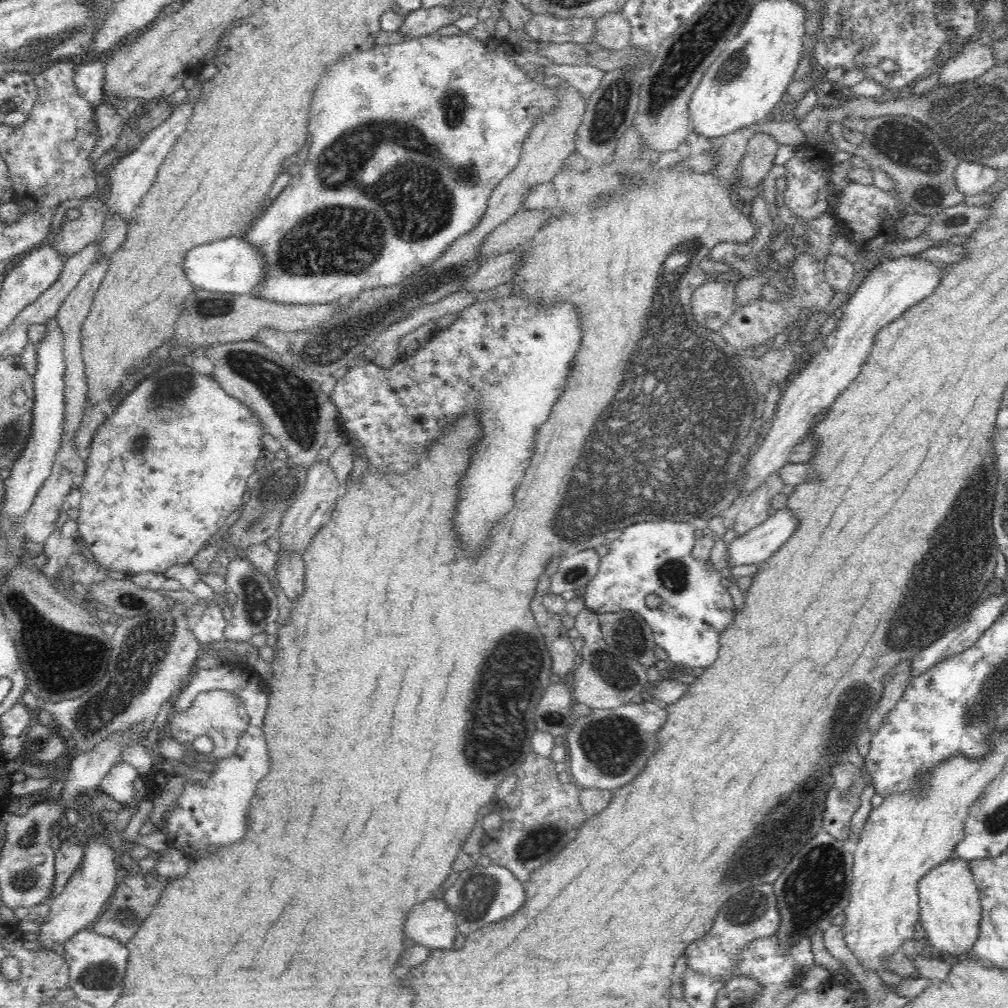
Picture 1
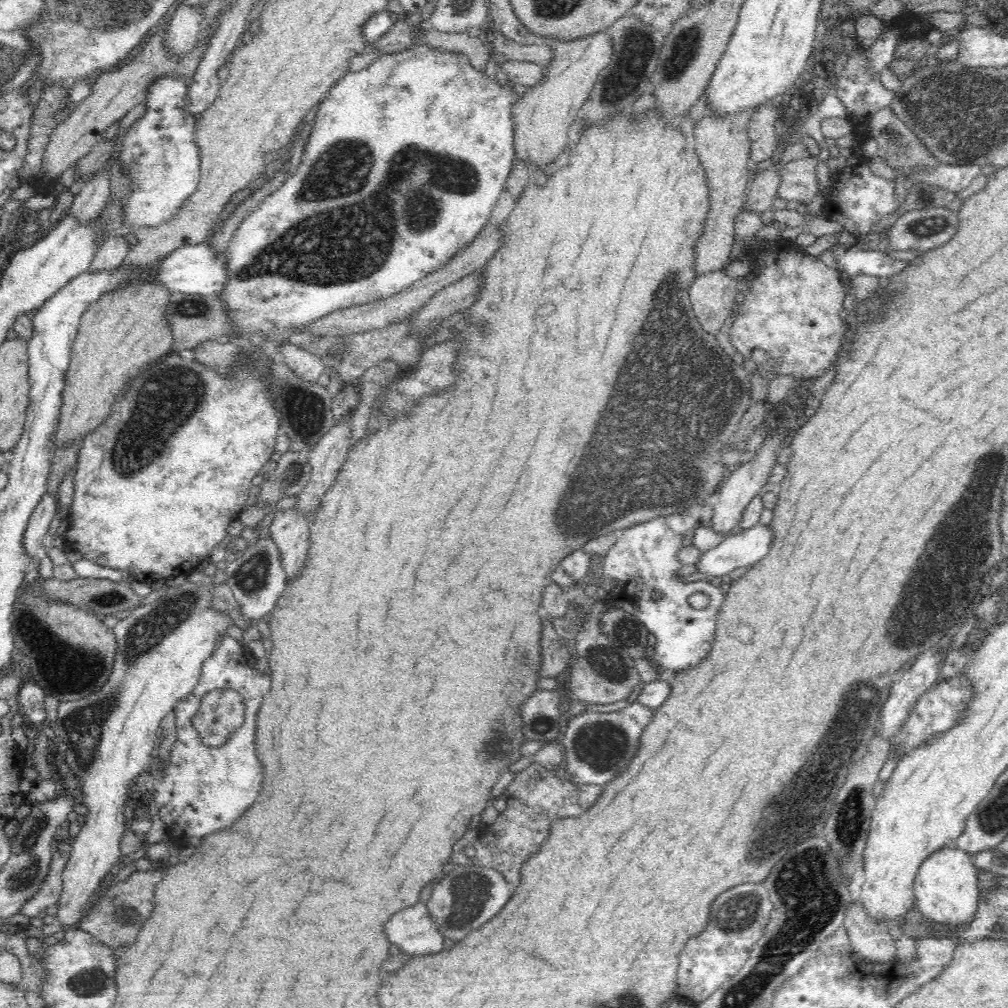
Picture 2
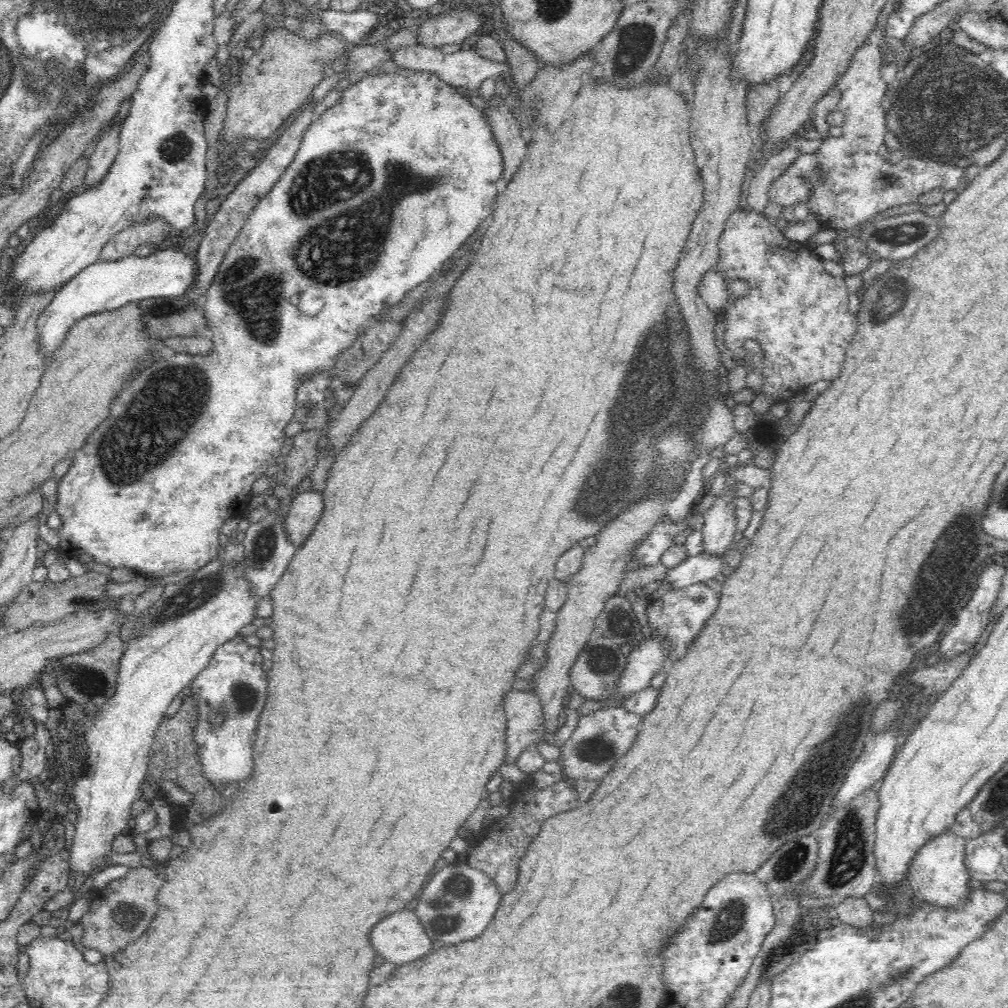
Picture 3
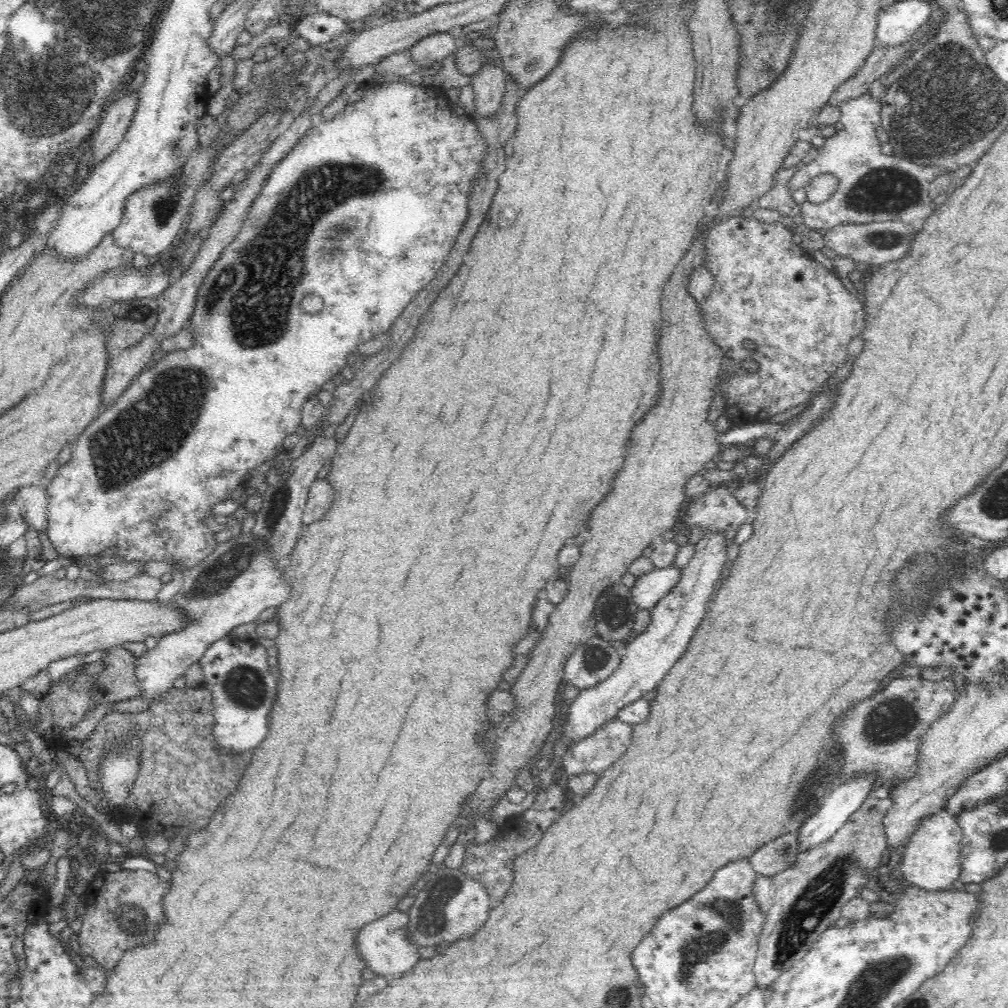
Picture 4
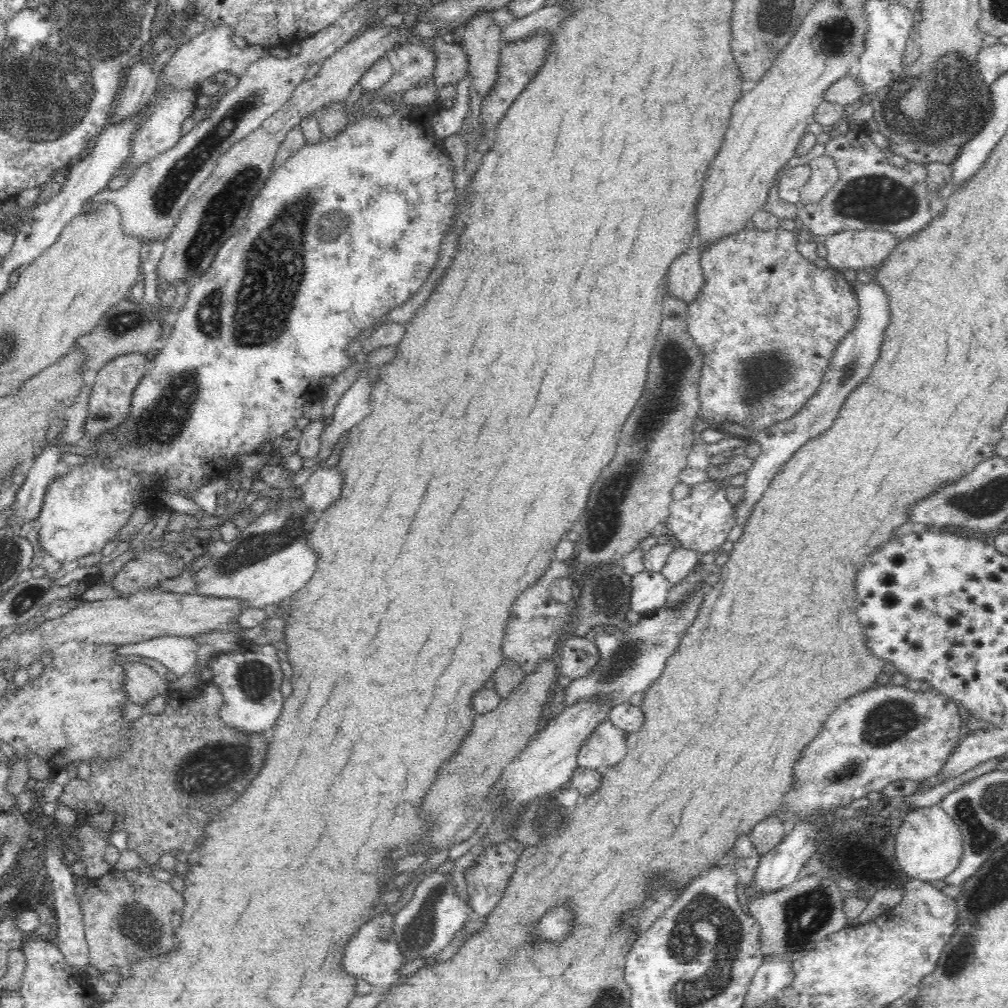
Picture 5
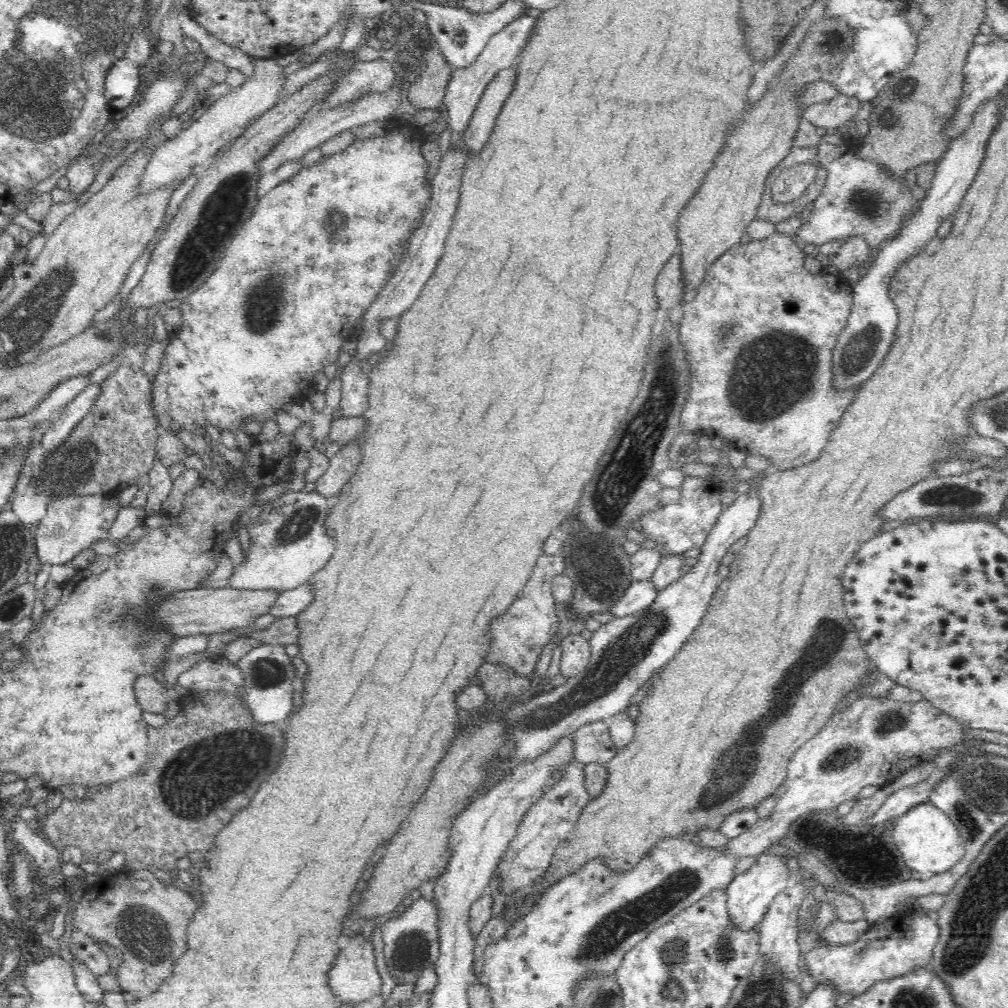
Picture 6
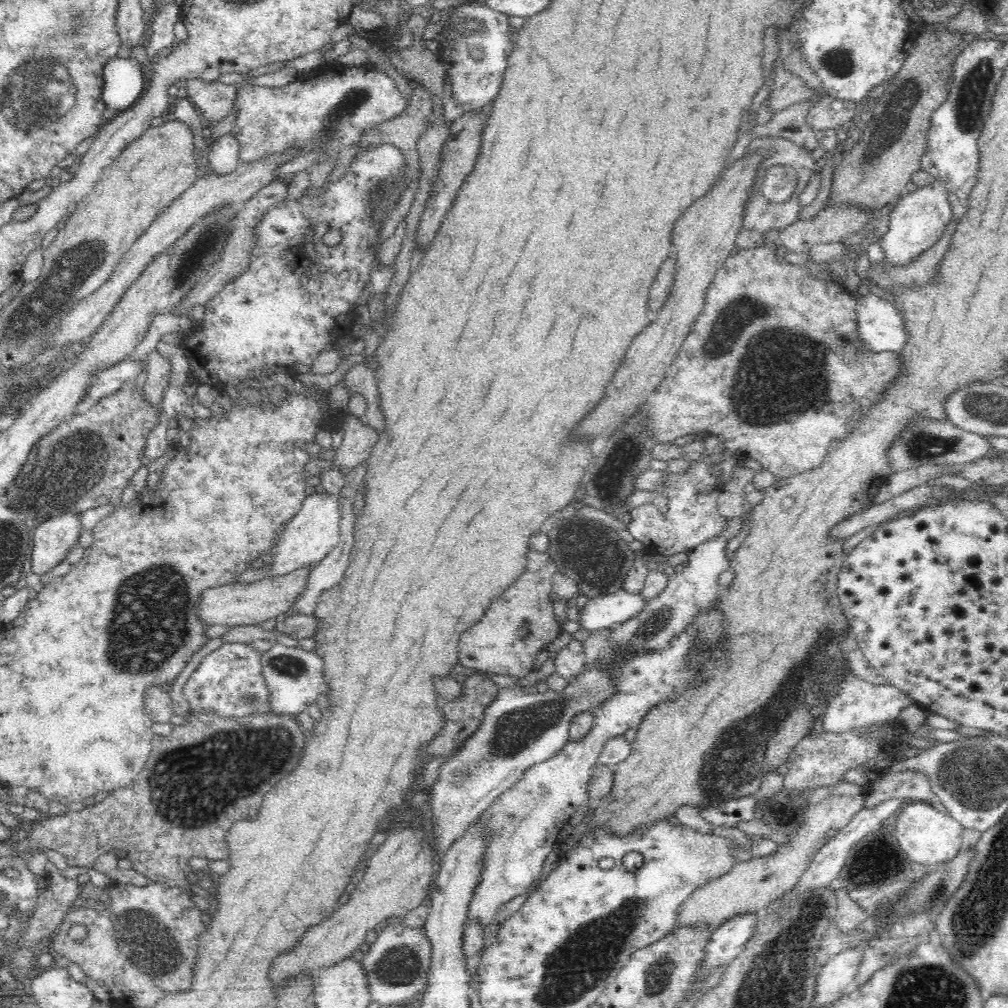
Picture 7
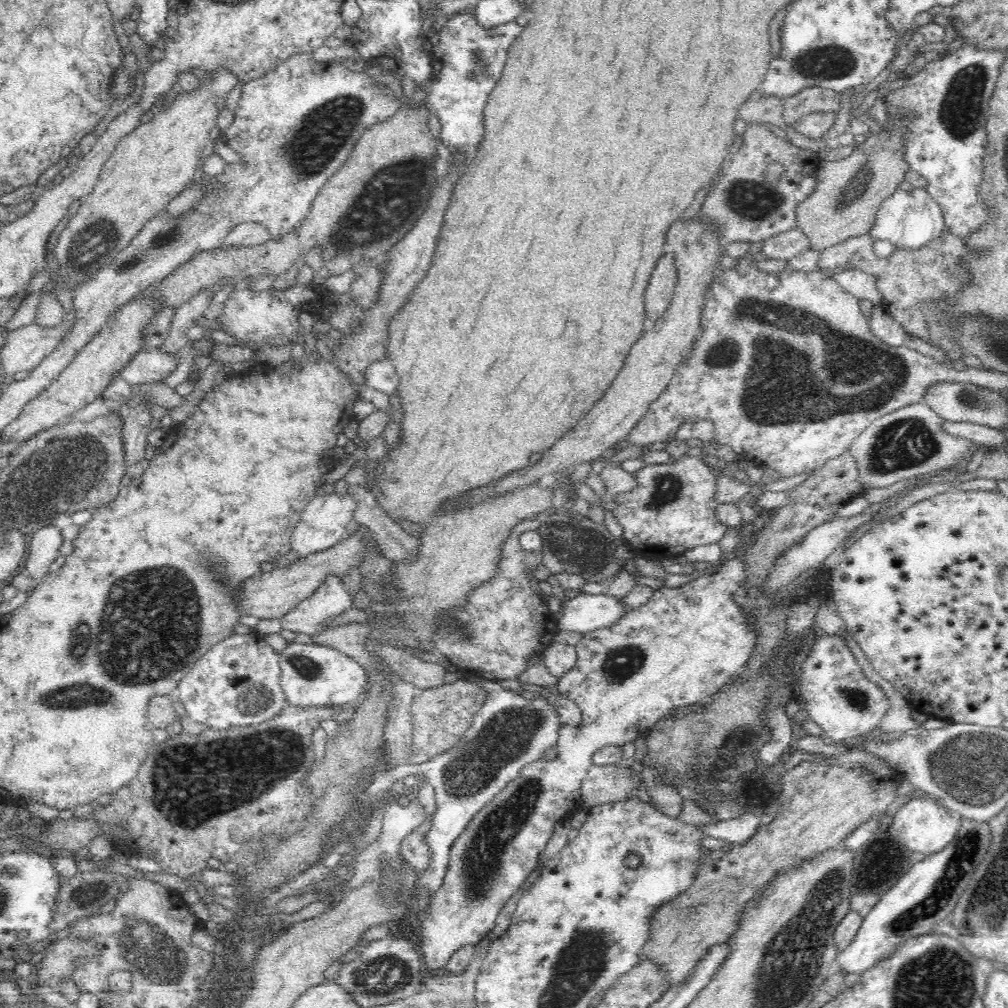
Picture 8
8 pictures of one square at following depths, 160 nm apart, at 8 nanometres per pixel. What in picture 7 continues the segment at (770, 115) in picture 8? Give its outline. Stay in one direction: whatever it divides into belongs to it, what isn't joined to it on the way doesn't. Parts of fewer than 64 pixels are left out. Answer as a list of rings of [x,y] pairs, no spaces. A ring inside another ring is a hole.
[[[775,62],[774,82],[769,94],[769,108],[775,113],[786,107],[805,101],[820,100],[817,90],[808,88],[804,81],[784,68],[784,62]]]

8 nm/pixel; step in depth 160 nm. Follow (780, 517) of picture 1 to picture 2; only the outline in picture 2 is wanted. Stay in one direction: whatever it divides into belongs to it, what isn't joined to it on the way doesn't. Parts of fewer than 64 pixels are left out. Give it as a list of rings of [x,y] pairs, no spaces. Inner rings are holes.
[[[766,525],[736,530],[718,546],[703,552],[695,565],[704,574],[721,577],[736,568],[747,568],[762,560],[769,553],[772,543],[773,532]]]

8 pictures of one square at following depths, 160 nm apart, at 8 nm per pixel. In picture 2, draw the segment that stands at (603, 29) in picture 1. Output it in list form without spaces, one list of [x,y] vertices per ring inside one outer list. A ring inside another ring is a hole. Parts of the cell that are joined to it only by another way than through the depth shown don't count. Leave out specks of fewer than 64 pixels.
[[[605,30],[584,36],[584,38],[574,40],[552,38],[546,42],[553,50],[553,59],[547,64],[546,74],[536,84],[522,89],[518,100],[512,107],[512,120],[516,125],[516,130],[514,130],[516,152],[522,160],[526,158],[538,166],[552,162],[568,146],[566,144],[568,142],[568,130],[570,130],[572,122],[576,120],[576,114],[582,108],[582,104],[588,100],[588,94],[592,92],[597,76],[604,67],[609,66],[612,53],[614,53],[610,35]]]

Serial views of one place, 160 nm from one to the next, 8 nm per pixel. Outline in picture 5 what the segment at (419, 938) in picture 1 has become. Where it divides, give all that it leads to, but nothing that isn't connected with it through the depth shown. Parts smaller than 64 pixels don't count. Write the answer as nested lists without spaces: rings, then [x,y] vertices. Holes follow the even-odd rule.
[[[385,909],[382,910],[384,916],[376,916],[372,922],[364,924],[348,942],[344,958],[342,958],[342,966],[346,968],[346,972],[354,974],[358,980],[366,980],[372,988],[379,988],[394,985],[398,980],[398,969],[404,962],[400,945],[396,943],[393,934],[393,924],[395,921],[394,914],[390,914]]]

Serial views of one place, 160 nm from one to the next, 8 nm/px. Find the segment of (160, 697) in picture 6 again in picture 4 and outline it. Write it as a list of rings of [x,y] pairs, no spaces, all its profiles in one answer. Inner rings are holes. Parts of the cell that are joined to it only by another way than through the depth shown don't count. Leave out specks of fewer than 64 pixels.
[[[114,646],[104,652],[100,660],[105,664],[102,672],[96,675],[95,686],[90,695],[98,704],[115,703],[140,696],[140,682],[136,679],[137,658],[125,648]]]

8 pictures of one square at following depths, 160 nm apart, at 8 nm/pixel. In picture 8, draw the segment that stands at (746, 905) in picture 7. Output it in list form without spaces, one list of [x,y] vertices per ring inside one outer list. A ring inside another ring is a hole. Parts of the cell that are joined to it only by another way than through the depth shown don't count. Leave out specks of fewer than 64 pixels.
[[[848,745],[846,751],[837,757],[828,758],[822,754],[822,759],[816,762],[803,761],[786,771],[782,776],[780,812],[776,814],[776,818],[771,820],[768,826],[759,826],[756,836],[752,836],[746,843],[734,842],[727,850],[706,849],[701,854],[700,868],[693,883],[654,913],[650,921],[650,936],[640,954],[642,959],[651,960],[667,974],[670,989],[682,984],[692,968],[712,948],[730,940],[739,927],[739,920],[746,904],[759,899],[763,892],[767,891],[767,886],[778,878],[778,874],[798,868],[803,860],[839,846],[860,827],[860,824],[868,822],[872,816],[883,816],[897,797],[898,786],[905,779],[898,769],[890,767],[888,761],[868,753],[864,747],[853,745]]]

